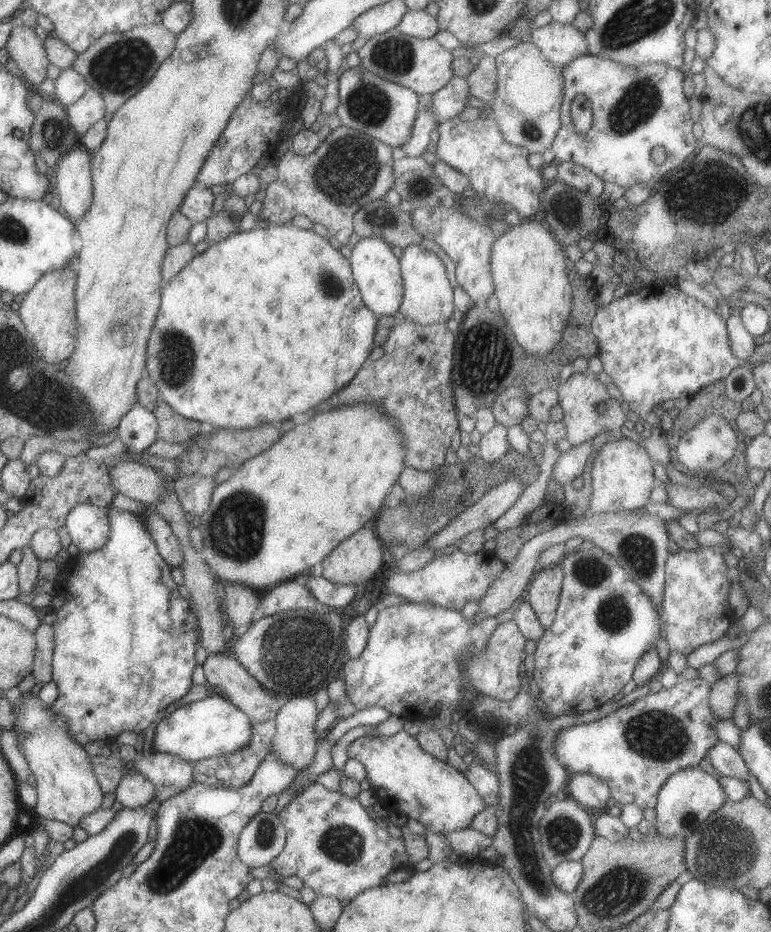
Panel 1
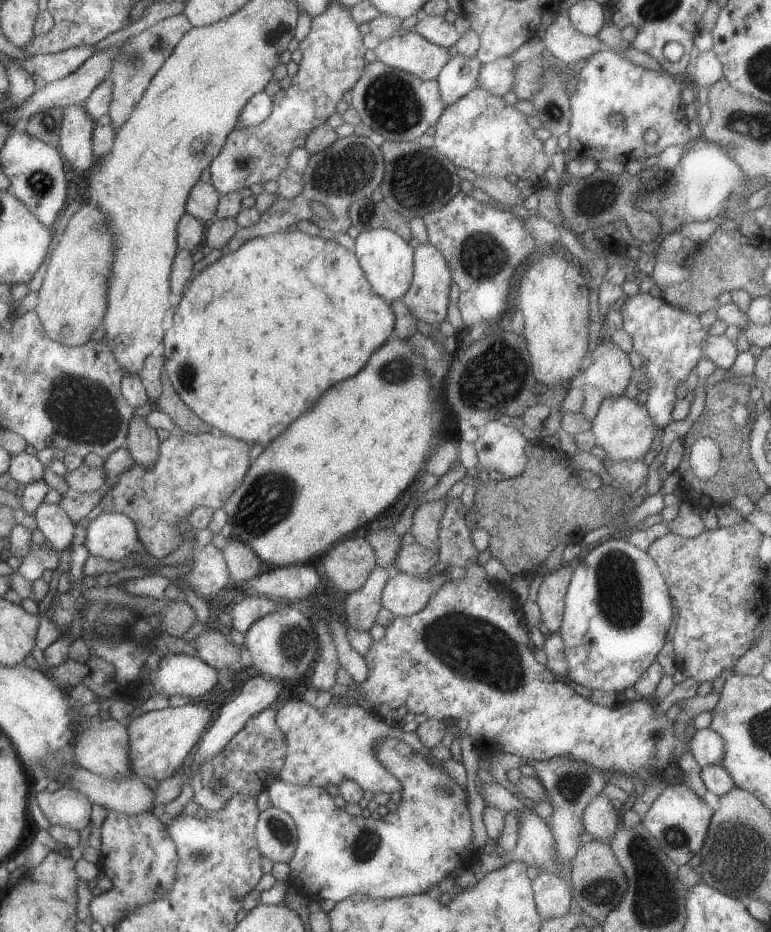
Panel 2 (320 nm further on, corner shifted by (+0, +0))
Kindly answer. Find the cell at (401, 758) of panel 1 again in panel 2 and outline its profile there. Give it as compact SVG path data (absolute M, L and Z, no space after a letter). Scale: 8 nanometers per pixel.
M339 695L332 696L330 702L322 710L315 709L303 699L287 700L282 708L276 711L275 720L286 740L284 763L278 778L287 784L324 789L326 784L337 787L347 779L358 784L362 791L369 790L371 794L376 792L385 792L385 794L400 792L400 782L384 766L380 765L380 762L373 754L372 744L381 737L395 737L401 739L422 756L430 754L430 750L421 744L415 731L404 732L400 727L389 726L383 720L379 721L377 716L373 716L373 714L365 711L355 703L342 705Z

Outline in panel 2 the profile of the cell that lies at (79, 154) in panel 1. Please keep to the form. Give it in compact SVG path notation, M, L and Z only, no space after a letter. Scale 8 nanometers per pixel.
M80 103L62 108L62 125L57 149L73 169L89 172L96 158L92 153L92 130L95 121L85 112Z

